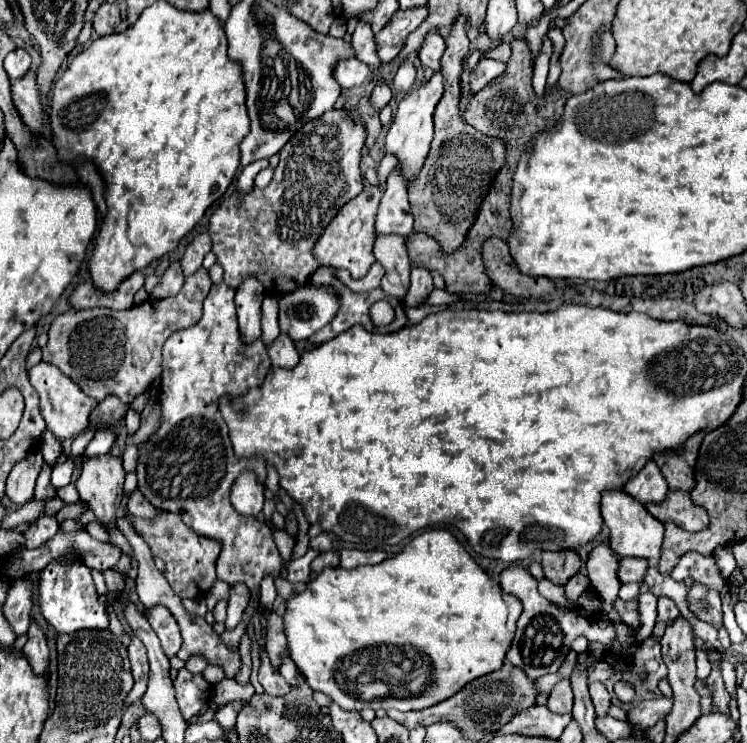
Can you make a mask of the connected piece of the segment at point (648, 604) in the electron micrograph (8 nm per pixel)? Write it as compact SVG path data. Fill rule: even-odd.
M652 592L640 594L640 620L642 620L642 628L634 630L634 636L638 642L644 642L654 628L654 594Z

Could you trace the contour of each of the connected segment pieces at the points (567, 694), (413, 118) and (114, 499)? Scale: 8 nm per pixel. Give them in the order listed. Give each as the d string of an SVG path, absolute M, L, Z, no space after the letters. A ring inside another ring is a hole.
M564 678L560 680L554 690L548 696L548 704L546 704L554 714L568 714L572 710L572 688L570 682Z
M436 72L430 82L418 90L412 90L410 94L406 94L396 110L394 122L386 134L386 154L392 154L398 158L398 166L400 166L400 174L404 176L404 182L410 184L422 170L424 160L428 156L430 150L430 142L432 142L432 110L436 108L436 102L440 100L444 92L444 82L442 82L442 74Z
M102 454L102 456L94 456L94 458L84 458L82 462L82 474L80 478L76 480L76 490L80 494L80 500L86 502L90 506L90 510L100 518L100 522L104 526L108 526L110 530L110 542L120 547L123 554L130 556L131 559L131 570L128 573L132 579L136 579L138 572L138 562L134 557L134 552L128 543L127 539L124 538L124 534L120 534L120 530L116 528L116 510L120 506L120 500L122 500L122 484L124 484L124 468L122 468L122 458L116 458L112 454Z

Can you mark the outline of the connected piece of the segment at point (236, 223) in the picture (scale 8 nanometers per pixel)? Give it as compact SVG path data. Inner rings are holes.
M328 110L320 118L306 122L280 150L280 162L274 168L272 182L260 190L254 188L250 194L238 200L238 194L228 196L210 216L210 238L212 252L218 264L224 268L224 282L236 288L248 274L256 274L270 296L282 296L298 286L304 286L308 278L316 272L318 262L312 258L312 246L316 238L324 232L328 222L338 214L338 210L362 192L360 158L366 142L366 128L348 110Z

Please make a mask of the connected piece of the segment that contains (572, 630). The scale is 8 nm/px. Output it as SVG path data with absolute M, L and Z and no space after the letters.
M510 566L500 574L500 588L506 594L512 594L522 602L522 614L520 614L520 620L518 620L518 626L516 626L516 632L512 638L512 646L506 654L506 658L534 680L544 674L556 672L560 668L560 664L564 662L564 658L570 650L570 644L576 636L584 634L590 642L602 642L606 646L608 646L608 638L610 638L606 634L606 628L602 630L598 624L594 624L586 618L580 618L574 612L560 612L550 600L546 600L538 594L536 586L538 586L538 582L522 566Z

